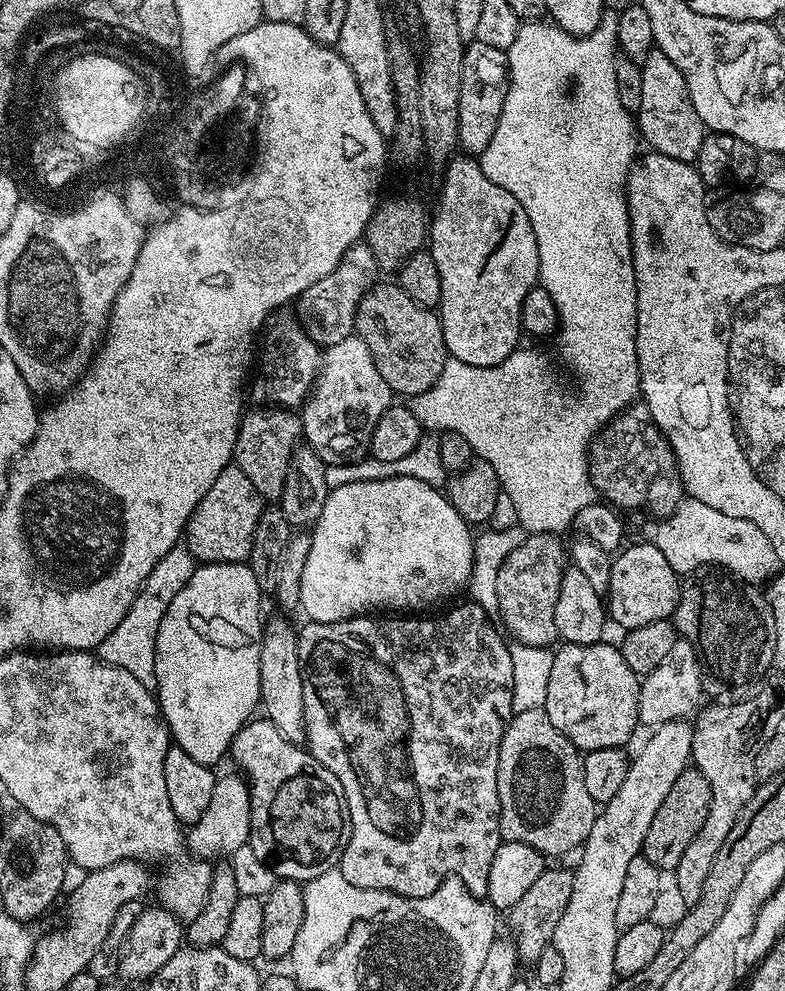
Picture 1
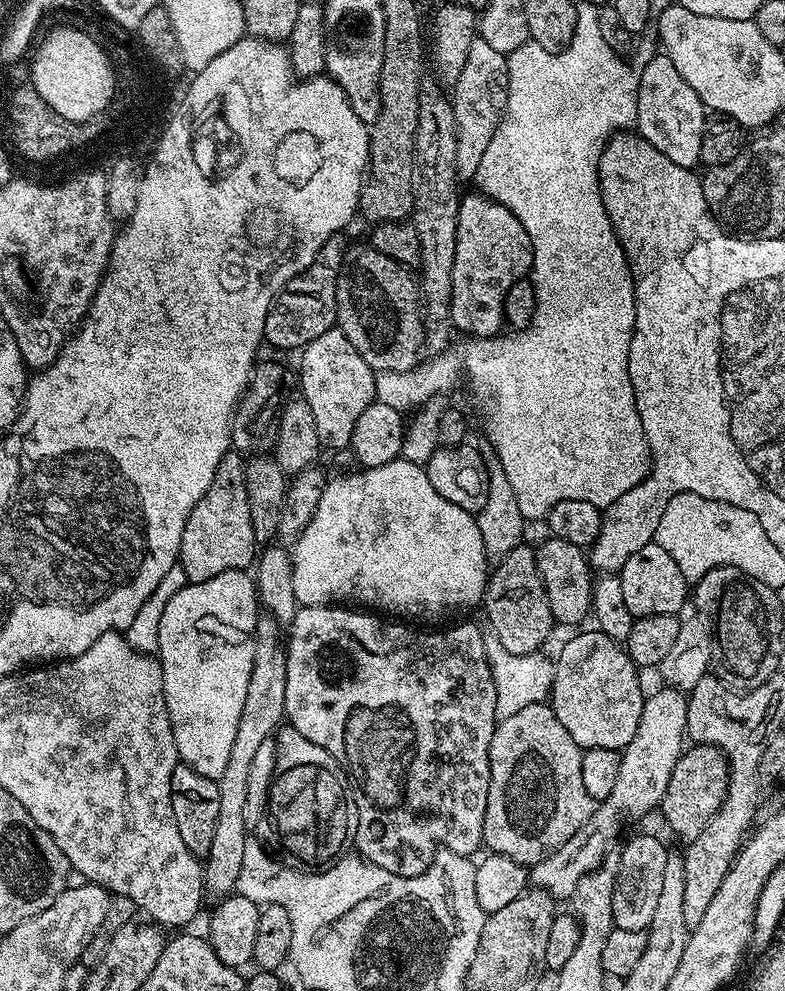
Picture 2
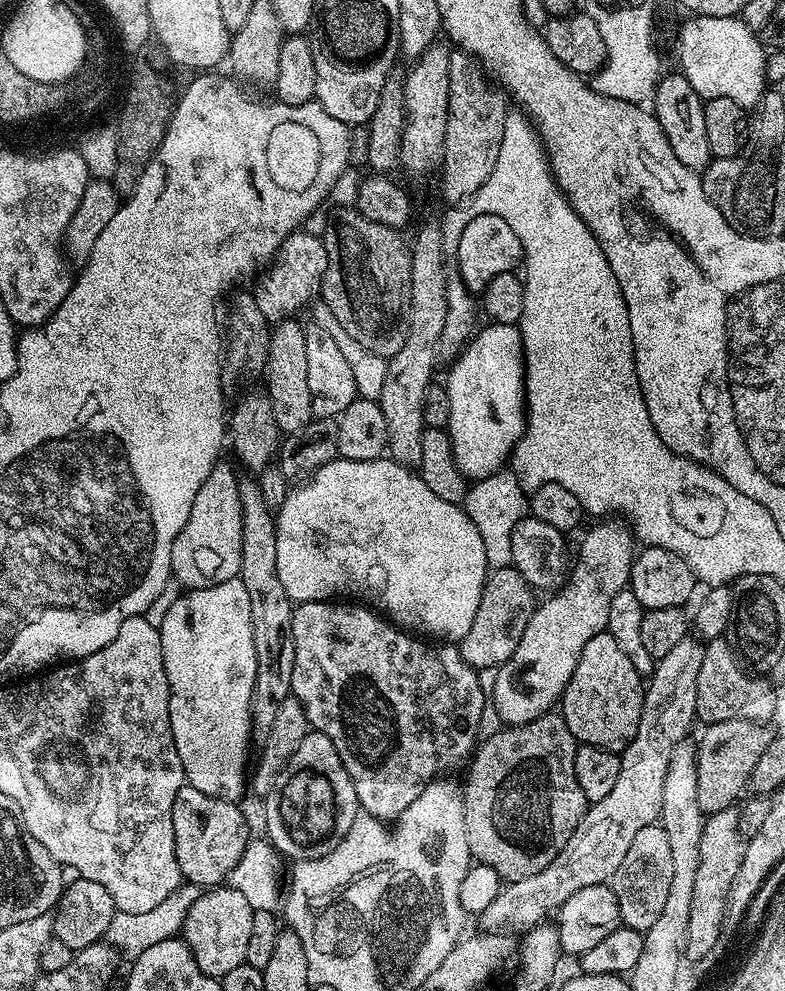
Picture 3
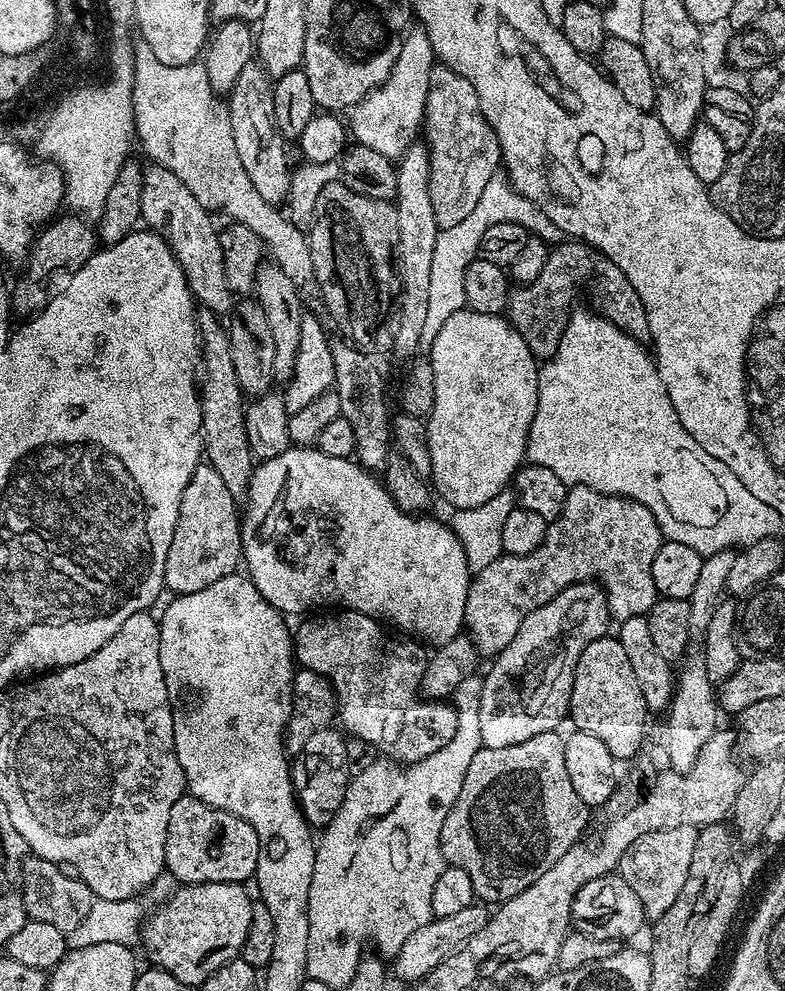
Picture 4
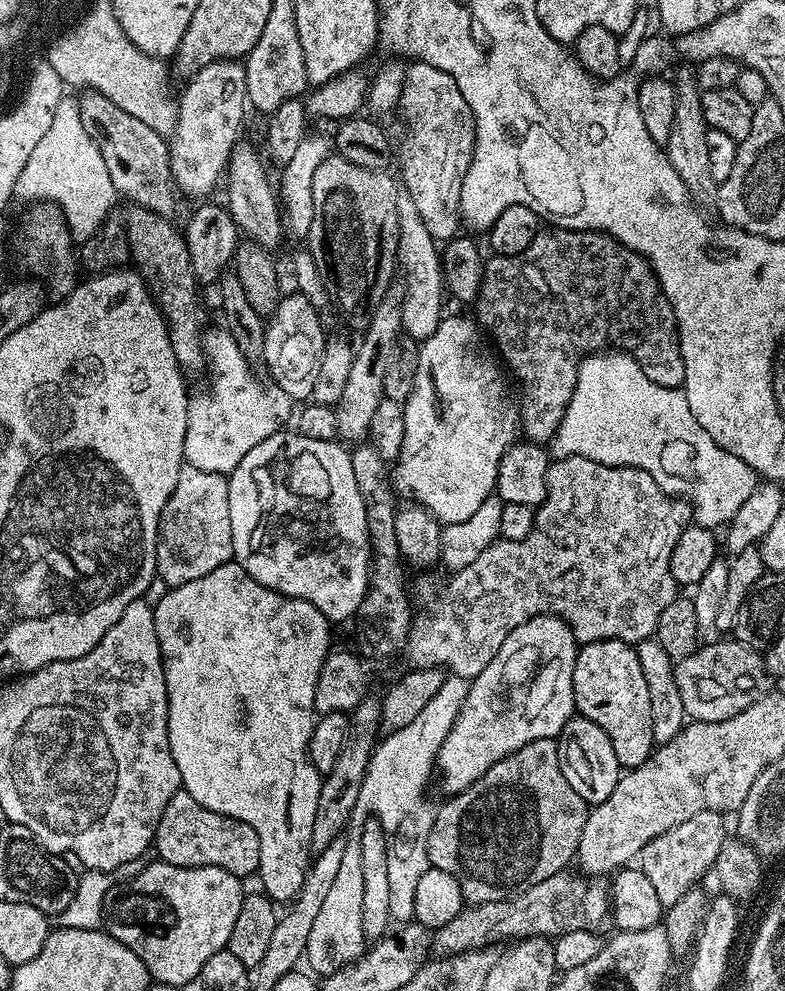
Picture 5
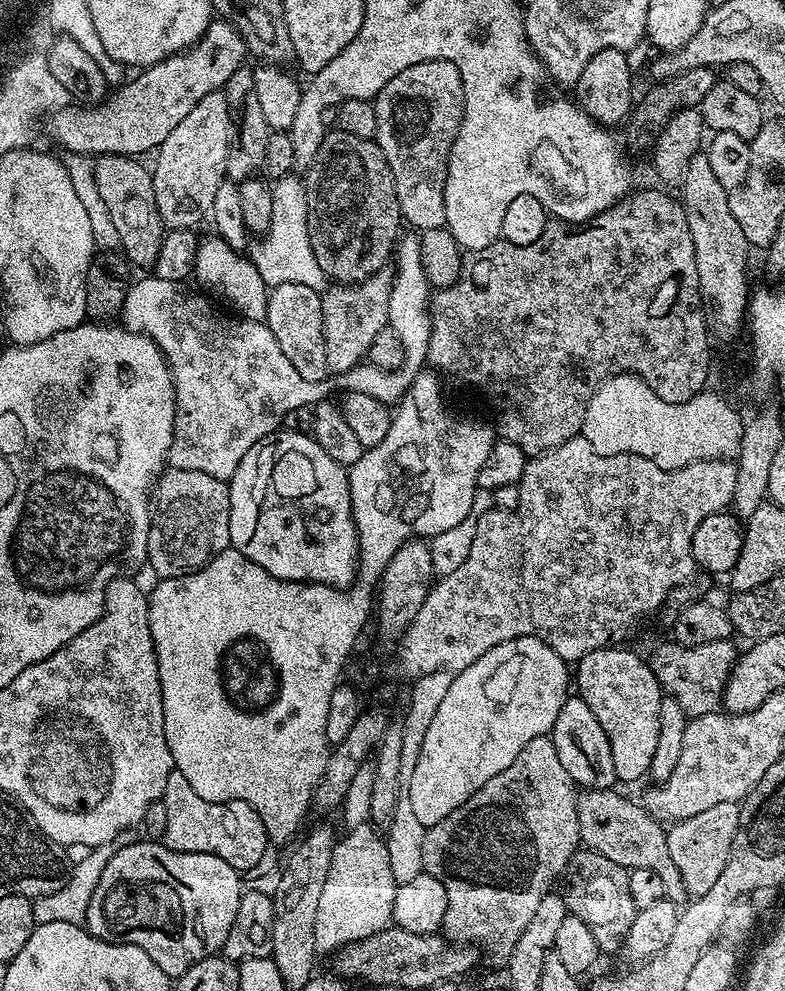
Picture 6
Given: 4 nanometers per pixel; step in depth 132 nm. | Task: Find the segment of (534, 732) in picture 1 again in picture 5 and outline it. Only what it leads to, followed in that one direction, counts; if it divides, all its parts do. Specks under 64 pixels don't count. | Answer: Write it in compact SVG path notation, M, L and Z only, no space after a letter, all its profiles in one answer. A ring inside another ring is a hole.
M555 739L522 746L522 750L494 762L494 766L490 766L490 770L486 770L486 774L482 774L482 778L475 780L469 788L449 795L447 799L441 808L439 805L435 809L432 818L428 862L431 867L446 870L446 874L458 878L458 886L462 886L468 904L504 900L565 871L573 863L582 838L582 826L586 826L590 811L582 794L577 794L574 786L566 782L566 774L562 774Z

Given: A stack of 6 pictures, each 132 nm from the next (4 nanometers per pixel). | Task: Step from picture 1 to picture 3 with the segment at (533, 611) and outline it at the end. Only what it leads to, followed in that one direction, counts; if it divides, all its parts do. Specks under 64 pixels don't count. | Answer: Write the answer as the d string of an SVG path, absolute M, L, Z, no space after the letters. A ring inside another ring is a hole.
M509 566L489 571L488 579L484 582L478 614L474 614L474 626L470 626L470 634L466 634L458 644L462 658L470 667L477 670L497 669L507 662L514 650L518 650L522 630L526 630L526 622L530 622L538 603L537 597L532 596L535 596L533 588L516 568Z

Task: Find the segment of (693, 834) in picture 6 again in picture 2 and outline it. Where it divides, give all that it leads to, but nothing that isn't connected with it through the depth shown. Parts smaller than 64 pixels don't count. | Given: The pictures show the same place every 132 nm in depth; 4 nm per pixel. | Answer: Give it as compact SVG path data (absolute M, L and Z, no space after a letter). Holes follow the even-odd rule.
M636 836L618 855L612 922L622 930L646 930L654 918L654 909L662 891L666 858L670 848L656 836Z

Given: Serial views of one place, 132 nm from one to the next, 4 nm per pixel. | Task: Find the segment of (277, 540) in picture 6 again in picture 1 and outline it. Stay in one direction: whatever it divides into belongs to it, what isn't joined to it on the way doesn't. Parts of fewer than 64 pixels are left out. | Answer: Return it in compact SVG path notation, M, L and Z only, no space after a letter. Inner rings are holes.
M396 476L382 478L376 481L347 482L344 486L331 489L326 498L326 506L322 506L322 514L316 519L311 529L310 558L306 558L306 570L302 570L302 590L300 591L299 607L304 608L309 621L321 624L322 622L342 622L351 620L353 616L363 616L371 613L371 608L377 608L377 613L384 614L412 614L415 608L428 608L447 596L452 596L460 587L469 583L472 572L472 563L475 558L473 544L474 532L464 521L462 514L454 510L447 495L439 487L428 485L418 478Z

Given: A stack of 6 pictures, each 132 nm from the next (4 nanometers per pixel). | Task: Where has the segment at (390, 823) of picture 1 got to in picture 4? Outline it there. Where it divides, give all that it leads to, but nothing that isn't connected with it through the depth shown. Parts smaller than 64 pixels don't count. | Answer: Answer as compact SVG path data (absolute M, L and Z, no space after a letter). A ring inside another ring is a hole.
M347 610L329 612L332 612L329 616L313 615L308 618L313 620L308 620L300 629L295 629L294 660L300 668L314 670L332 684L332 691L336 693L339 727L349 737L357 736L362 743L377 748L380 751L377 753L405 766L434 754L434 750L442 750L442 746L454 738L454 732L458 729L458 714L451 703L429 700L422 695L420 683L429 662L426 652L424 656L425 649L419 643L408 642L412 644L394 645L391 652L384 645L381 625L373 617Z

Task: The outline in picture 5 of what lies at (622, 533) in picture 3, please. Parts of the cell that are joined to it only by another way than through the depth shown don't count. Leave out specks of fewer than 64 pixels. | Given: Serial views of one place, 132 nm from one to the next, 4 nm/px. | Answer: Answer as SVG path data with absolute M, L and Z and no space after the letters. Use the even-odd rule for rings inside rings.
M535 616L530 618L530 622L522 622L522 626L510 630L500 650L494 654L494 658L490 658L486 670L482 670L482 674L469 683L466 702L462 702L462 710L436 755L435 771L438 780L440 776L445 793L455 794L466 790L475 780L482 778L482 774L486 774L494 762L522 750L522 746L530 742L559 737L566 722L576 712L574 662L577 651L578 645L570 626L556 616Z

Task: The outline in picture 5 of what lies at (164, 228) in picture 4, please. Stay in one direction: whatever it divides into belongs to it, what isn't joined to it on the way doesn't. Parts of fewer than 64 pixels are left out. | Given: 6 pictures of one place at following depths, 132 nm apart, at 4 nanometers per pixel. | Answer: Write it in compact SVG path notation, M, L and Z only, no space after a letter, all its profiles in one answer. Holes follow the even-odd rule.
M84 90L78 96L83 129L94 140L106 162L107 173L117 193L128 199L131 205L145 208L159 216L175 217L180 208L181 193L172 177L169 141L158 130L146 126L139 118L131 117L121 107L116 106L105 94Z

